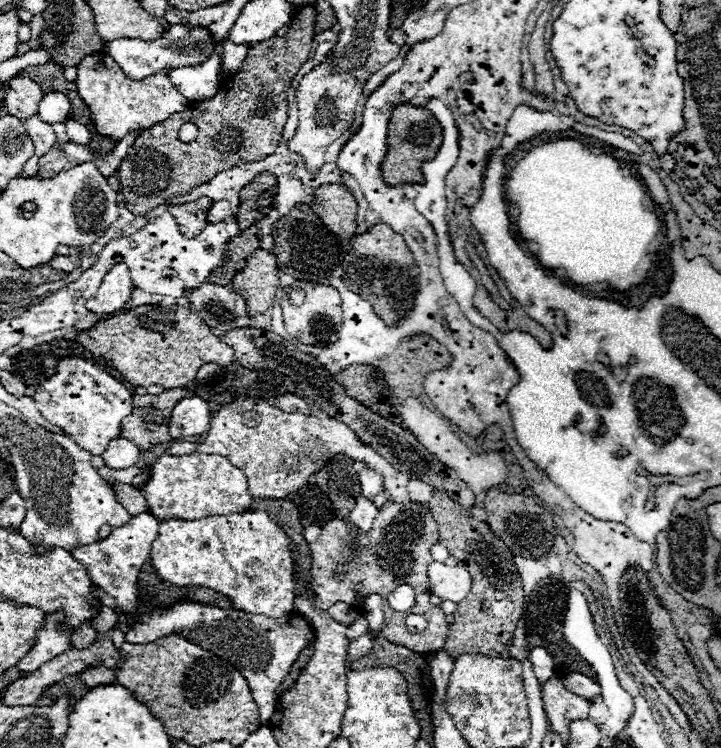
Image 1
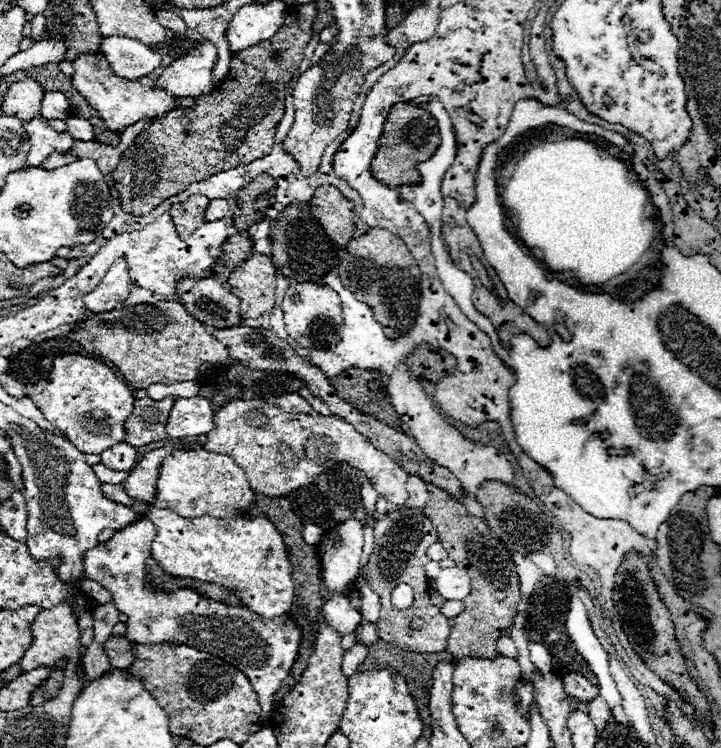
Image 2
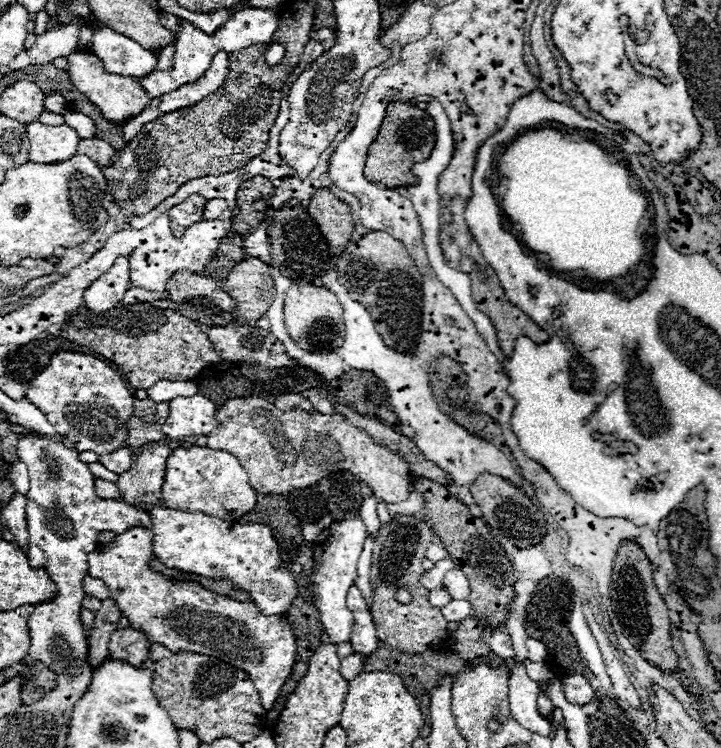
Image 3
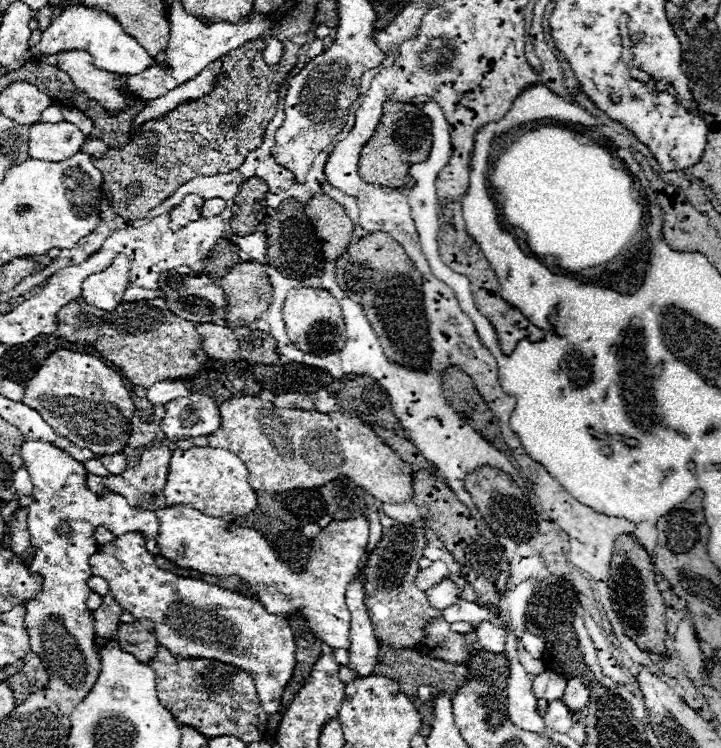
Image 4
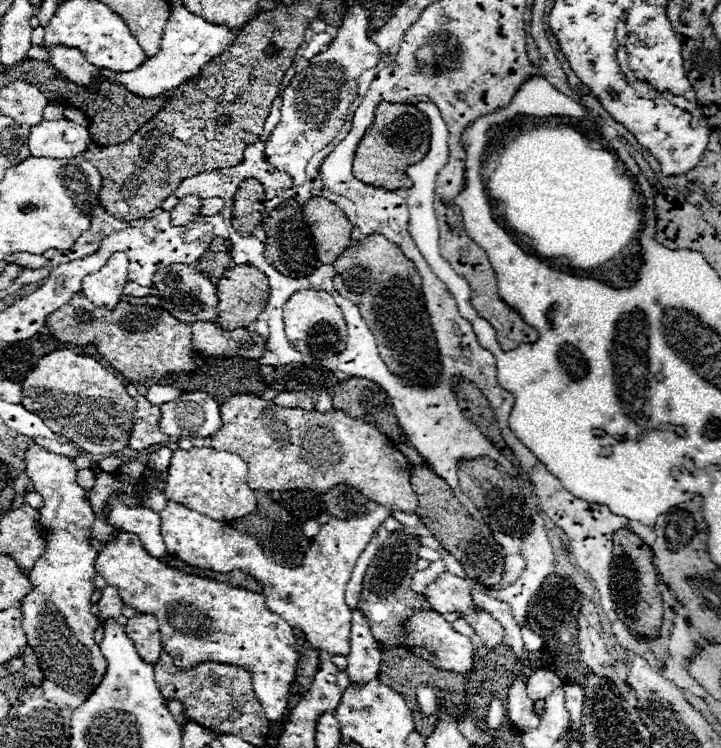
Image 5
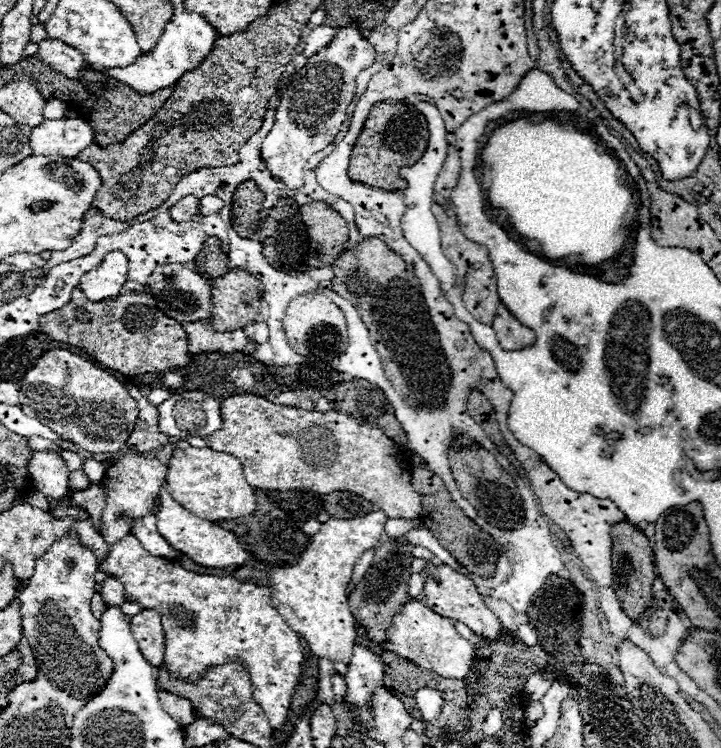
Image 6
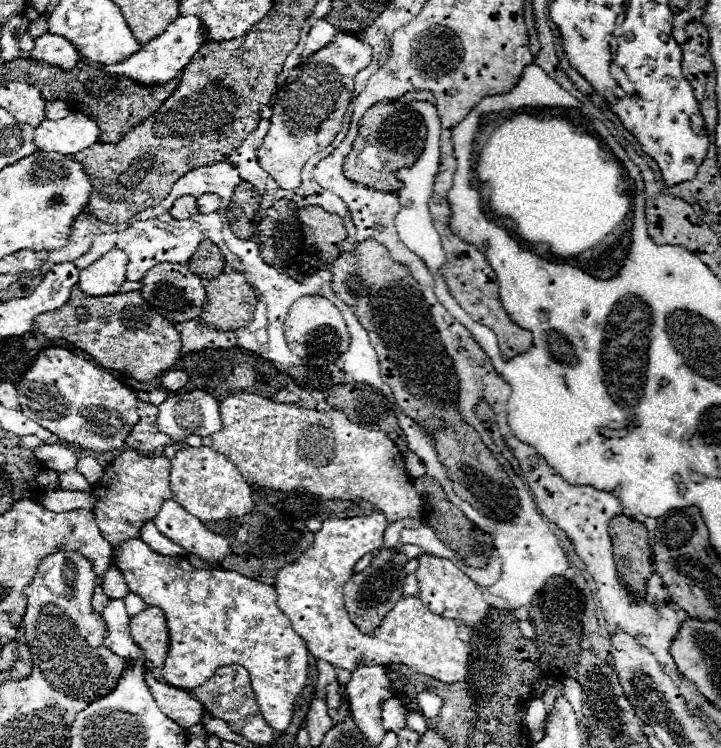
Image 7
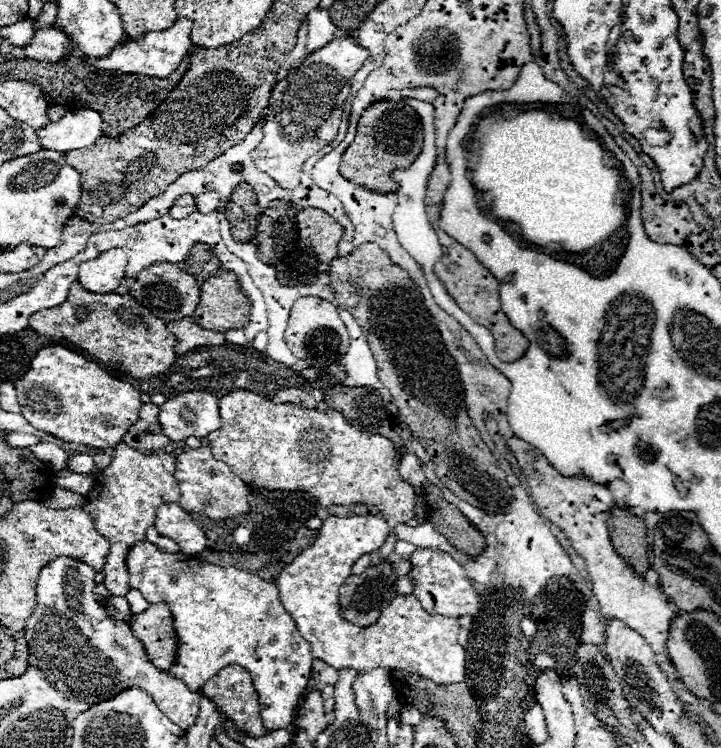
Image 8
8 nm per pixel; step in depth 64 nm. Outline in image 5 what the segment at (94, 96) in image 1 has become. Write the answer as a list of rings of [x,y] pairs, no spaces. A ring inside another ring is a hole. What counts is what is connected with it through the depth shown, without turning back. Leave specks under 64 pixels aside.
[[[48,46],[46,48],[50,54],[50,64],[56,66],[68,80],[86,86],[90,80],[100,78],[100,70],[92,66],[78,48],[68,48],[68,46]]]

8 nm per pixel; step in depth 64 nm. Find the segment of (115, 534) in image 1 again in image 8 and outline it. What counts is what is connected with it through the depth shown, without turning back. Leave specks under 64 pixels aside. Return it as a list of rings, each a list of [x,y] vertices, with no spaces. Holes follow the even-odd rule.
[[[150,542],[136,544],[126,558],[126,566],[130,572],[130,586],[140,590],[150,604],[166,602],[174,616],[174,626],[178,632],[178,660],[168,674],[174,674],[174,678],[188,682],[188,688],[198,692],[204,682],[212,678],[220,668],[230,664],[244,666],[252,674],[256,692],[260,694],[264,728],[276,730],[290,726],[298,696],[310,684],[314,658],[308,642],[300,636],[296,624],[292,622],[292,616],[282,606],[274,582],[268,582],[258,574],[238,570],[234,566],[222,568],[216,564],[206,564],[192,558],[190,554],[166,554]]]

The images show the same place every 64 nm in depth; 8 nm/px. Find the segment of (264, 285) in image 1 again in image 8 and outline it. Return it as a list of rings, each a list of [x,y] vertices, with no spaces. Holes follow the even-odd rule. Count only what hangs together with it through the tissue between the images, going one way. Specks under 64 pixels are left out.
[[[220,272],[200,286],[200,306],[194,310],[192,320],[208,330],[226,332],[244,328],[248,324],[250,302],[244,298],[232,272]]]

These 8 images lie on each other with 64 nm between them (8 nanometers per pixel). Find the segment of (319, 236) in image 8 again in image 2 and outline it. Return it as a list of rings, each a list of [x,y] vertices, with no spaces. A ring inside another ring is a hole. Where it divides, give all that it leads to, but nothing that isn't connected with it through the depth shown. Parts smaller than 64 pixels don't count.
[[[320,186],[310,202],[310,214],[320,222],[336,248],[346,248],[354,232],[354,206],[334,186]]]

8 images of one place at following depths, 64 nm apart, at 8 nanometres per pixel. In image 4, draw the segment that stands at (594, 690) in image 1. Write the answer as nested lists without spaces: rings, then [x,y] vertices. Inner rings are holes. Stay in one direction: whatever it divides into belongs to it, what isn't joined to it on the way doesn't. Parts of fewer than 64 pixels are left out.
[[[572,678],[572,680],[566,682],[564,704],[566,704],[574,714],[580,714],[580,710],[588,704],[588,688],[586,688],[578,678]]]

